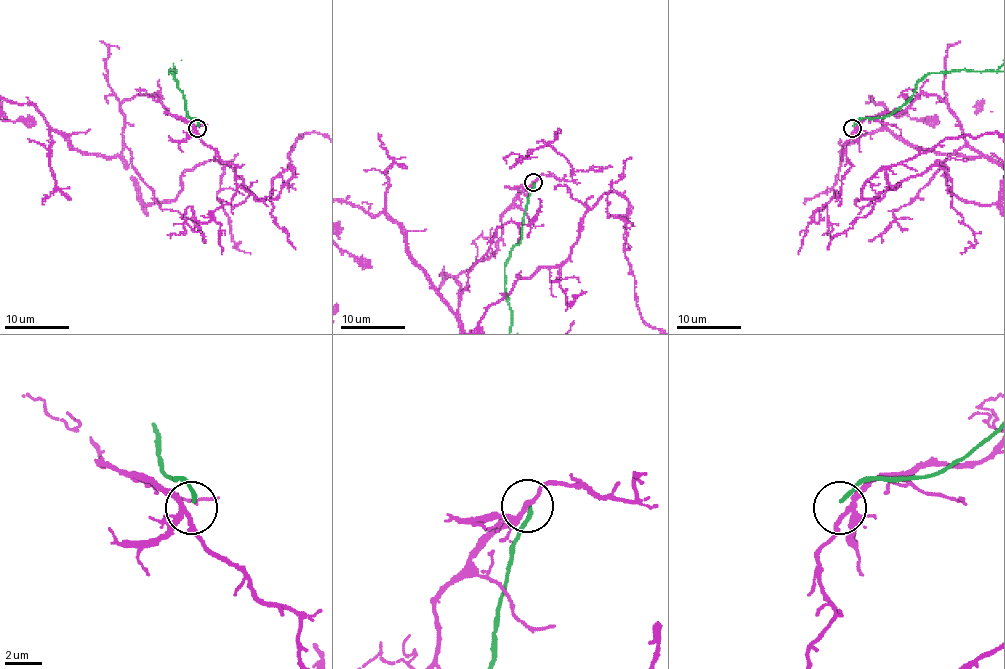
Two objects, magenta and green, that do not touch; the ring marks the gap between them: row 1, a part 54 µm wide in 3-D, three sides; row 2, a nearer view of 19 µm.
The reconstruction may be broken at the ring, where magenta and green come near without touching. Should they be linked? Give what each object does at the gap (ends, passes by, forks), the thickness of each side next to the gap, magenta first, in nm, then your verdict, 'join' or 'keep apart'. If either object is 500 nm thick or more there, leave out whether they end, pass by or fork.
magenta forks there; green ends there; 220 nm thick on the magenta side, 220 nm on the other; keep apart

